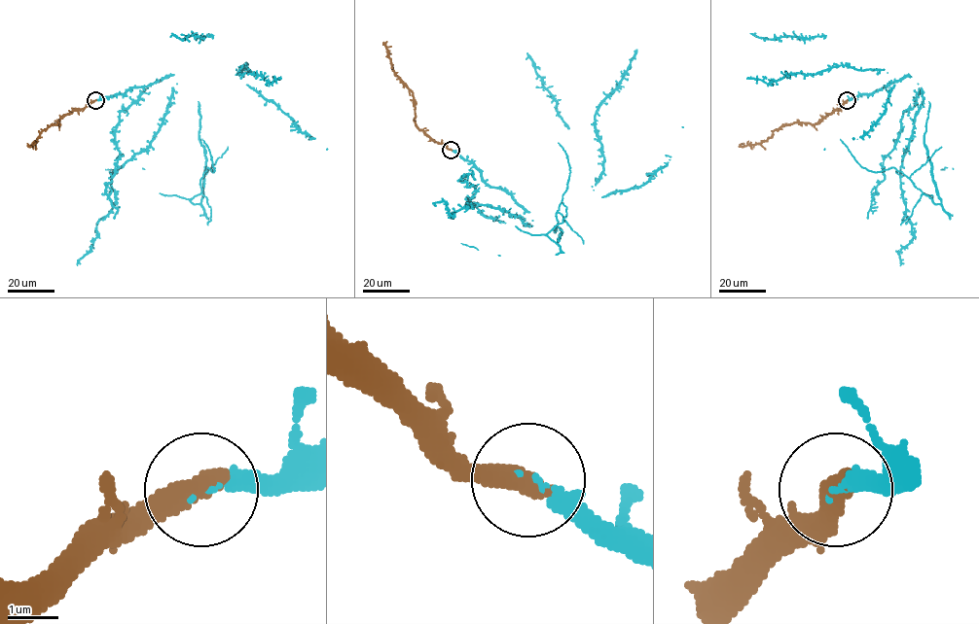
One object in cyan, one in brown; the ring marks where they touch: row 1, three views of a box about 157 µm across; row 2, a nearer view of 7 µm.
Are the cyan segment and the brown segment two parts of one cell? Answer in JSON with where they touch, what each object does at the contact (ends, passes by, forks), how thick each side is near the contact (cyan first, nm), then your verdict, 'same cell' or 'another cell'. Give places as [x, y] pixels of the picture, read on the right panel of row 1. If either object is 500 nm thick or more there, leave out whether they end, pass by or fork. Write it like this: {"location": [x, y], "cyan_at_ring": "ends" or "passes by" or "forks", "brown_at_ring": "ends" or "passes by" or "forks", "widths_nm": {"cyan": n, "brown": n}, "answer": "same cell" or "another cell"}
{"location": [847, 100], "widths_nm": {"cyan": 260, "brown": 550}, "answer": "same cell"}

